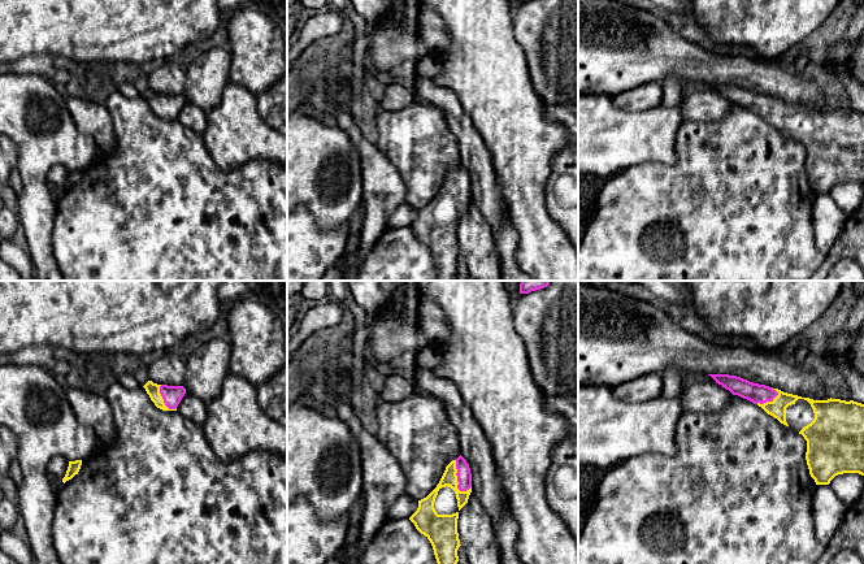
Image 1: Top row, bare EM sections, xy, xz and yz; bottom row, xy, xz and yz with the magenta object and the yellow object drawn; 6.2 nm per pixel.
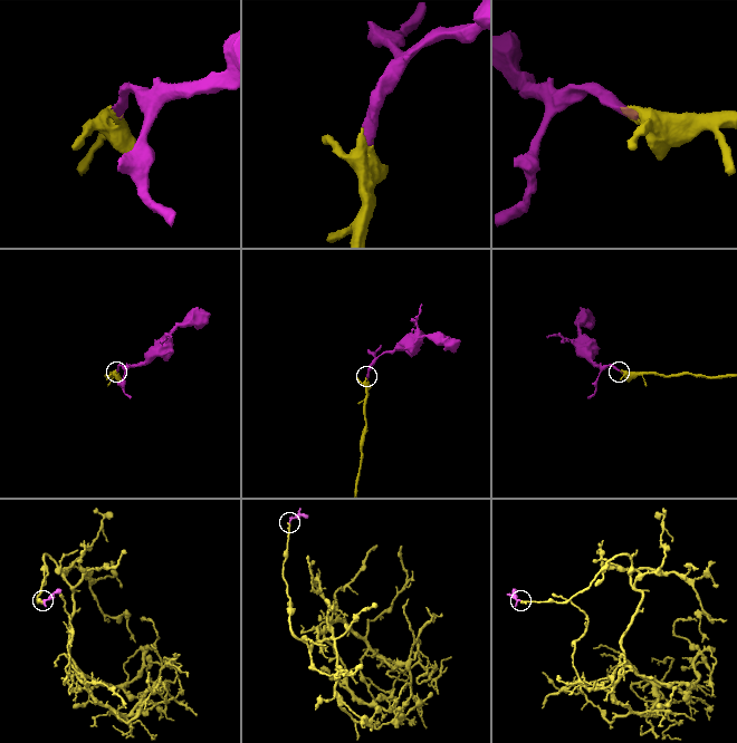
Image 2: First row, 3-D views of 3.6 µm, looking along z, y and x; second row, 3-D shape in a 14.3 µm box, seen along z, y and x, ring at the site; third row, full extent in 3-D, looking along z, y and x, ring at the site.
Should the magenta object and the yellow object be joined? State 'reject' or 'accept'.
accept

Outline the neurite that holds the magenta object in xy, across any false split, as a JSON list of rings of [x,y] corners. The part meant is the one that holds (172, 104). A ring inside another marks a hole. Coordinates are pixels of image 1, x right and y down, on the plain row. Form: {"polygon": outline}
{"polygon": [[[148,90],[143,95],[155,114],[162,120],[177,120],[178,113],[186,103],[183,95],[157,94]]]}

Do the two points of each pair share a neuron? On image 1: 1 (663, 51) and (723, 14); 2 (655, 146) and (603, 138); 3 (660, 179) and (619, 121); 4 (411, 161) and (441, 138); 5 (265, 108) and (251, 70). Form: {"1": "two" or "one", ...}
{"1": "two", "2": "one", "3": "two", "4": "one", "5": "two"}

